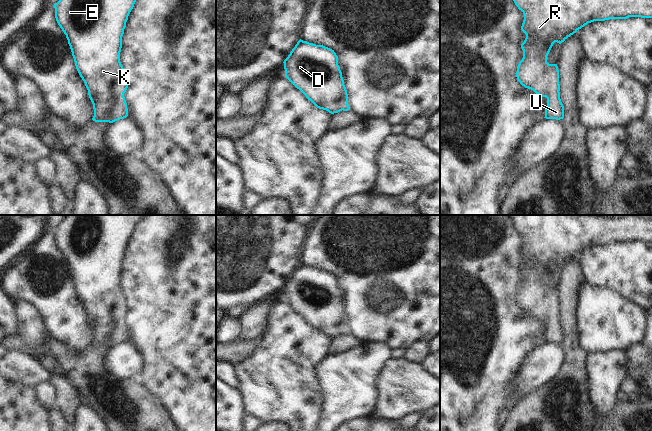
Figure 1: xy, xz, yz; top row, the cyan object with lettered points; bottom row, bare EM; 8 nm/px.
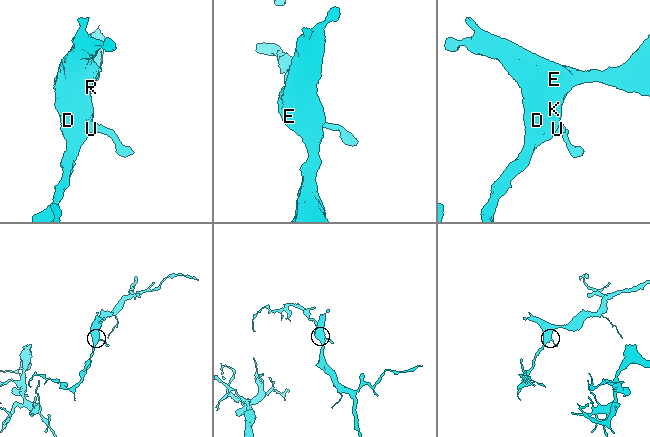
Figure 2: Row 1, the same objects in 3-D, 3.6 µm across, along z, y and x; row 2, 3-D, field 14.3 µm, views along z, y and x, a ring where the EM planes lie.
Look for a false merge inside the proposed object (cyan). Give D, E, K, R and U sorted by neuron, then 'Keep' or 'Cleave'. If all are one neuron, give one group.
Groups: D E K R U. Keep

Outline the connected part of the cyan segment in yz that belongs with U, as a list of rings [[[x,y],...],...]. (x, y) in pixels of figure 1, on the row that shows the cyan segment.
[[[513,0],[524,14],[521,30],[526,34],[521,44],[523,58],[516,72],[517,80],[525,88],[547,98],[546,119],[563,119],[564,106],[560,99],[559,70],[549,64],[547,56],[555,42],[561,44],[579,29],[594,21],[652,18],[652,0]]]

